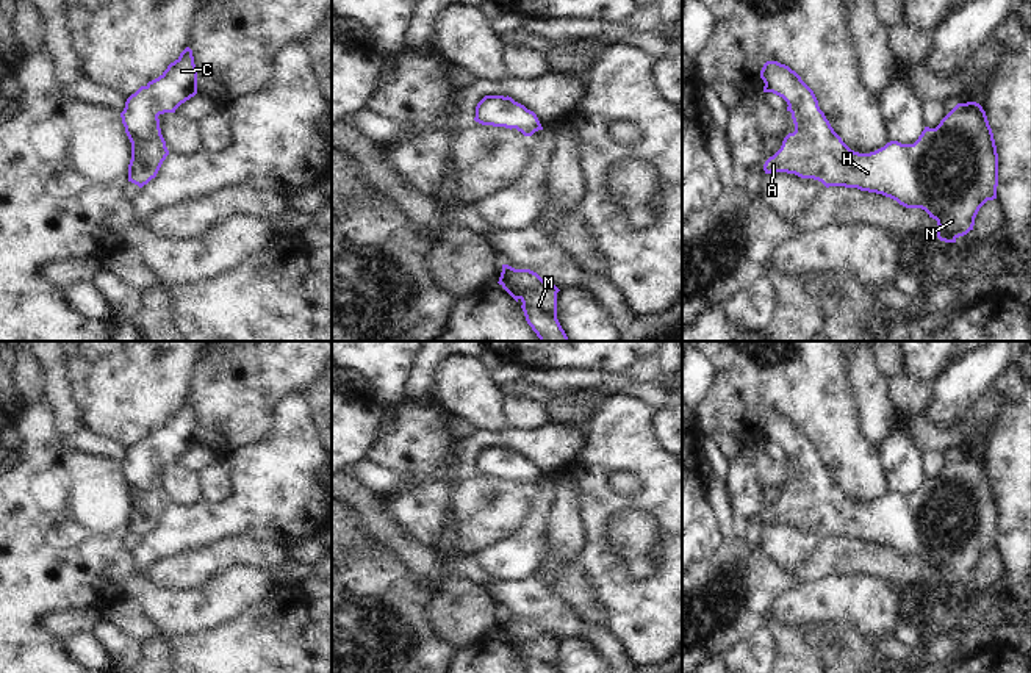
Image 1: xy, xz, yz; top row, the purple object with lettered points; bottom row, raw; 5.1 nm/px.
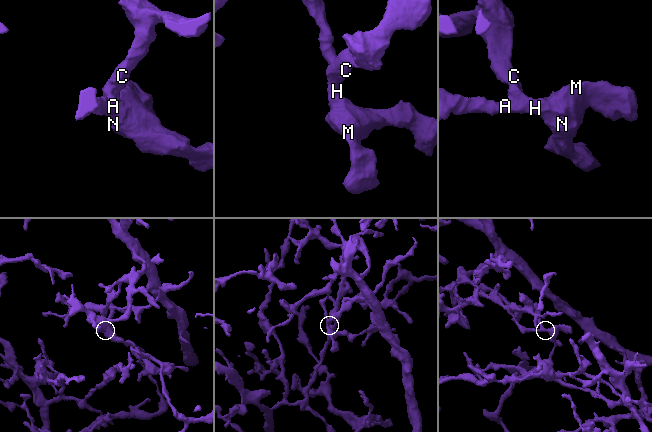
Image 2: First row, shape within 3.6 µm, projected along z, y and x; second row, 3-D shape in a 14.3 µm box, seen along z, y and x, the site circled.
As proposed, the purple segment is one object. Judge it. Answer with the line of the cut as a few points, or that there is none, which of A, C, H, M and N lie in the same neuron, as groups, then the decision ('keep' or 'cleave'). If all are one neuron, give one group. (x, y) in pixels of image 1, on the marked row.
cut none; groups A C H M N; keep

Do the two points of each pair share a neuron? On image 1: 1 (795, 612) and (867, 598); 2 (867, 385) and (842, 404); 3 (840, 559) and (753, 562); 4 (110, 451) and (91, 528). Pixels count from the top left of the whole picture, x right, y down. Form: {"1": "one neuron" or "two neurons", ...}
{"1": "one neuron", "2": "two neurons", "3": "one neuron", "4": "two neurons"}

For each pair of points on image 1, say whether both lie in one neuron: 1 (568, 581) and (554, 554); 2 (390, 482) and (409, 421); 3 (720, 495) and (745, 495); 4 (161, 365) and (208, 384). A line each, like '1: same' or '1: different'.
1: different
2: different
3: different
4: different

